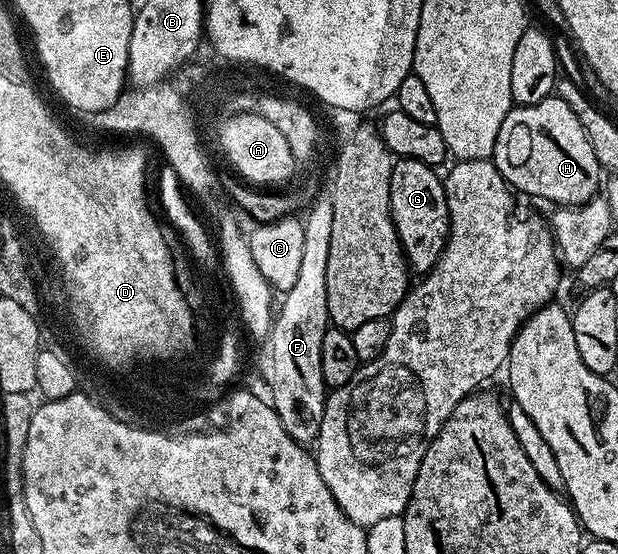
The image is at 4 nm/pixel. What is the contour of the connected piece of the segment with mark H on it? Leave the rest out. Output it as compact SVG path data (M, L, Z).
M555 94L537 104L513 106L502 122L502 130L498 130L498 142L494 142L490 159L517 193L525 192L528 196L549 200L552 206L585 204L602 188L602 169L598 158L594 158L594 146L590 146L578 114L574 114L572 107Z

